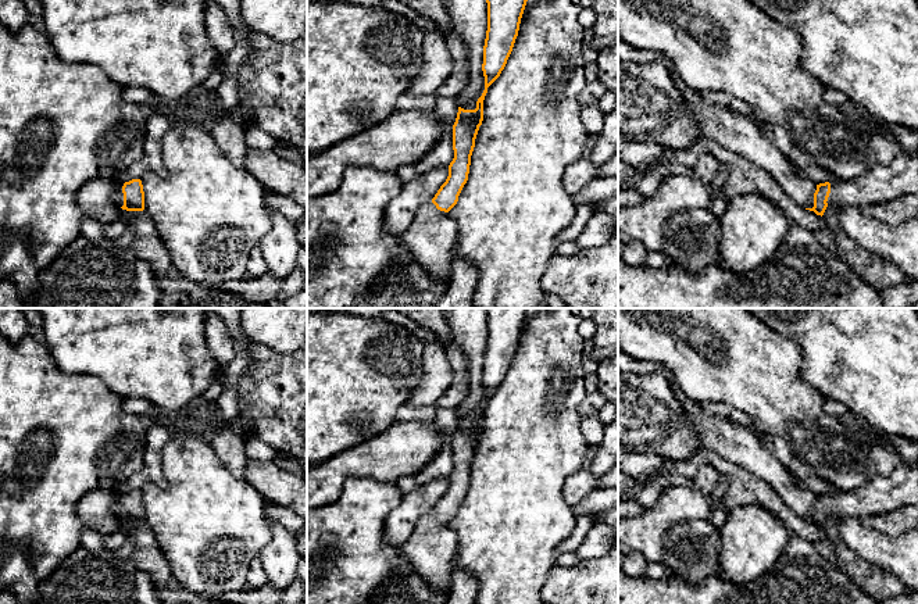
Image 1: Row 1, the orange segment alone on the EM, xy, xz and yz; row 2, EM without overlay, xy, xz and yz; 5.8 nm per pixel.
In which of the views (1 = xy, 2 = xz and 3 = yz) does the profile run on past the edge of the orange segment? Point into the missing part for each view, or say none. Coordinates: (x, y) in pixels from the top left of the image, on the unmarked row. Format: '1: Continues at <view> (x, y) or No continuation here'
1: Continues at xy (118, 507)
2: Continues at xz (431, 547)
3: Continues at yz (881, 495)

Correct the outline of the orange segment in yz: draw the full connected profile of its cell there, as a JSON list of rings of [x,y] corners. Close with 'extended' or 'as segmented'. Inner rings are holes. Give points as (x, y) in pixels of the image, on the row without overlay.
[[[901,462],[890,476],[875,476],[850,492],[817,496],[814,518],[806,521],[822,528],[828,517],[862,519],[910,504],[918,504],[918,467]]]; extended

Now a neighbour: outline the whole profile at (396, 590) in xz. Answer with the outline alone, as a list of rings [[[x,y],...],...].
[[[411,568],[386,579],[360,604],[444,604],[449,593],[450,586],[439,594]]]

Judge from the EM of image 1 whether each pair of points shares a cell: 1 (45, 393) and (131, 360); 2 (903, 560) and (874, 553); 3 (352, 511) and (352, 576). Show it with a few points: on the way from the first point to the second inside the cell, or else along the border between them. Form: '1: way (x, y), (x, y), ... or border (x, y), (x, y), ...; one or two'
1: border (60, 368), (68, 374), (92, 374), (118, 395); two
2: way (896, 556), (893, 553), (881, 553); one
3: way (352, 528), (349, 532), (349, 560); one

